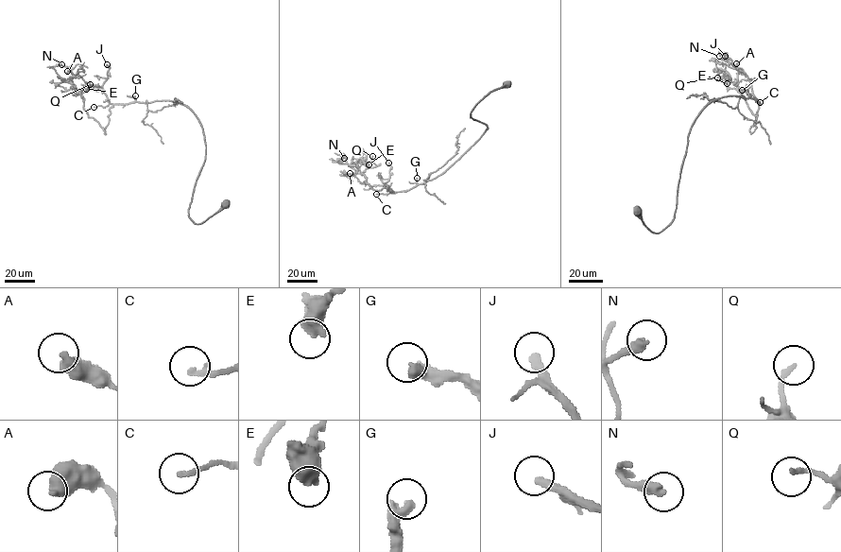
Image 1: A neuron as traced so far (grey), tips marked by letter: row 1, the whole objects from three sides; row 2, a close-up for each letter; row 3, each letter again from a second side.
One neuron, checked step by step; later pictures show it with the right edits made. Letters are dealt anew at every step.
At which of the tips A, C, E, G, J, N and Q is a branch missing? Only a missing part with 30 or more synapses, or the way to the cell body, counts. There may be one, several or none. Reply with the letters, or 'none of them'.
G, J

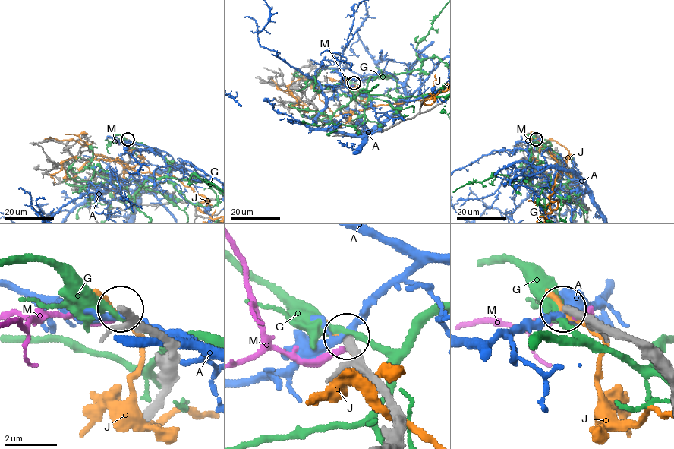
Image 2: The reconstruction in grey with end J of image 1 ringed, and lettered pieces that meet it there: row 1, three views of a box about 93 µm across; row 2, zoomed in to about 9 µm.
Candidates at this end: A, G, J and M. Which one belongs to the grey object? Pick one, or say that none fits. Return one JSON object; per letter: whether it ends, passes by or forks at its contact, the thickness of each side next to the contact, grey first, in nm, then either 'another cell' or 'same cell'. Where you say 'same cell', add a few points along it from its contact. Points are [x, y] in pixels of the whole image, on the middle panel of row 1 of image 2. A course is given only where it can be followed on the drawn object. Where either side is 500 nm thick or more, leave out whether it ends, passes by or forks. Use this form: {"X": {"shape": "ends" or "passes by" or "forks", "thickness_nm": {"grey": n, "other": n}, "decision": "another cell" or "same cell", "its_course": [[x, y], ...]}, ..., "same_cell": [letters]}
{"A": {"shape": "forks", "thickness_nm": {"grey": 320, "other": 220}, "decision": "another cell"}, "G": {"shape": "passes by", "thickness_nm": {"grey": 320, "other": 280}, "decision": "another cell"}, "J": {"shape": "passes by", "thickness_nm": {"grey": 360, "other": 190}, "decision": "another cell"}, "M": {"shape": "ends", "thickness_nm": {"grey": 320, "other": 190}, "decision": "another cell"}, "same_cell": []}

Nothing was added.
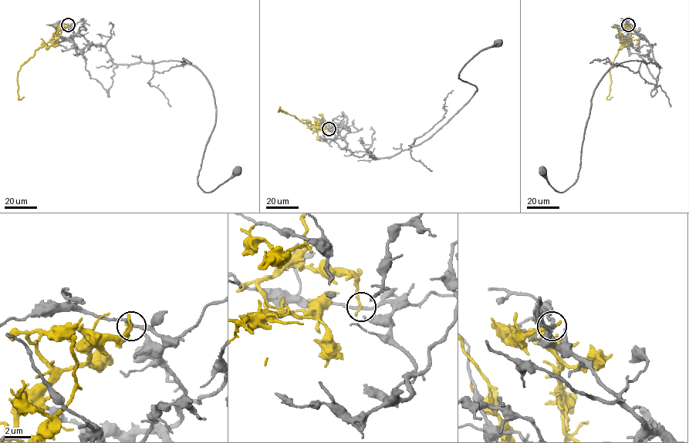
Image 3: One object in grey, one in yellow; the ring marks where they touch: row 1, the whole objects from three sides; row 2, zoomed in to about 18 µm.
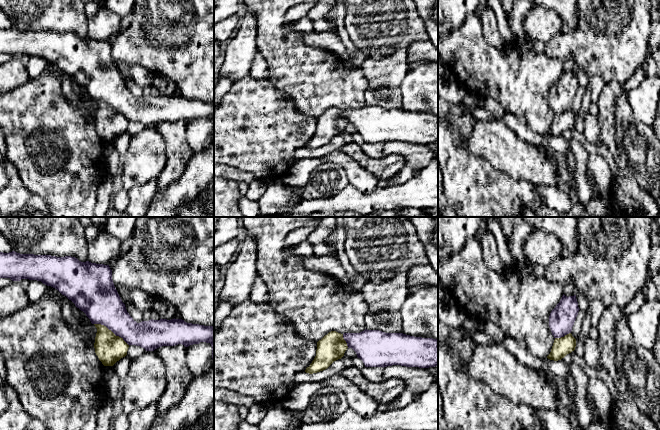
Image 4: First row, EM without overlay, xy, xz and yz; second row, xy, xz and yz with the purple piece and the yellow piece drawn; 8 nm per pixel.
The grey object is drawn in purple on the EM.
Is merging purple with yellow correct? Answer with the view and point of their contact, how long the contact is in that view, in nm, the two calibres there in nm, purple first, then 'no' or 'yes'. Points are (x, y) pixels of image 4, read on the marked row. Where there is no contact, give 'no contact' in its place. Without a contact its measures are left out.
meets purple in xy at (111, 330); contact 340 nm long; 320 nm thick on the purple side, 240 nm on the other; no

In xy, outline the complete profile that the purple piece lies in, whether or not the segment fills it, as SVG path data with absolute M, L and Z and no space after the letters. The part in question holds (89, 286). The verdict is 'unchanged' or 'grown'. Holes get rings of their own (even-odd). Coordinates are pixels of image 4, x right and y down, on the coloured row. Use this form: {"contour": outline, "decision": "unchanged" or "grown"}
{"contour": "M15 251L0 252L0 278L12 281L21 279L41 281L57 289L83 311L92 324L101 324L121 337L128 345L136 345L146 351L154 351L162 346L182 344L188 347L200 342L210 343L214 360L214 326L187 323L182 319L160 319L137 323L129 315L112 280L109 265L81 262L75 257L56 257L51 255L20 254Z", "decision": "unchanged"}

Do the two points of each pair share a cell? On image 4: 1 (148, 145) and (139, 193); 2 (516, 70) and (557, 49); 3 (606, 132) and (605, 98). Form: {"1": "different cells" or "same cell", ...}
{"1": "different cells", "2": "different cells", "3": "same cell"}

